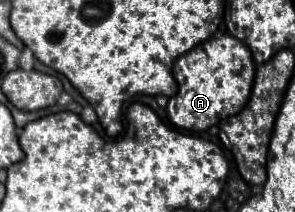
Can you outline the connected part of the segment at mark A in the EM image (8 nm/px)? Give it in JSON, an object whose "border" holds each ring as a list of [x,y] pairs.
{"border":[[[234,36],[210,38],[198,44],[194,50],[186,52],[174,62],[172,72],[178,82],[178,94],[170,98],[166,108],[170,122],[182,130],[200,132],[228,116],[238,114],[250,98],[254,70],[256,66],[250,50],[246,50],[246,44],[238,42]]]}

